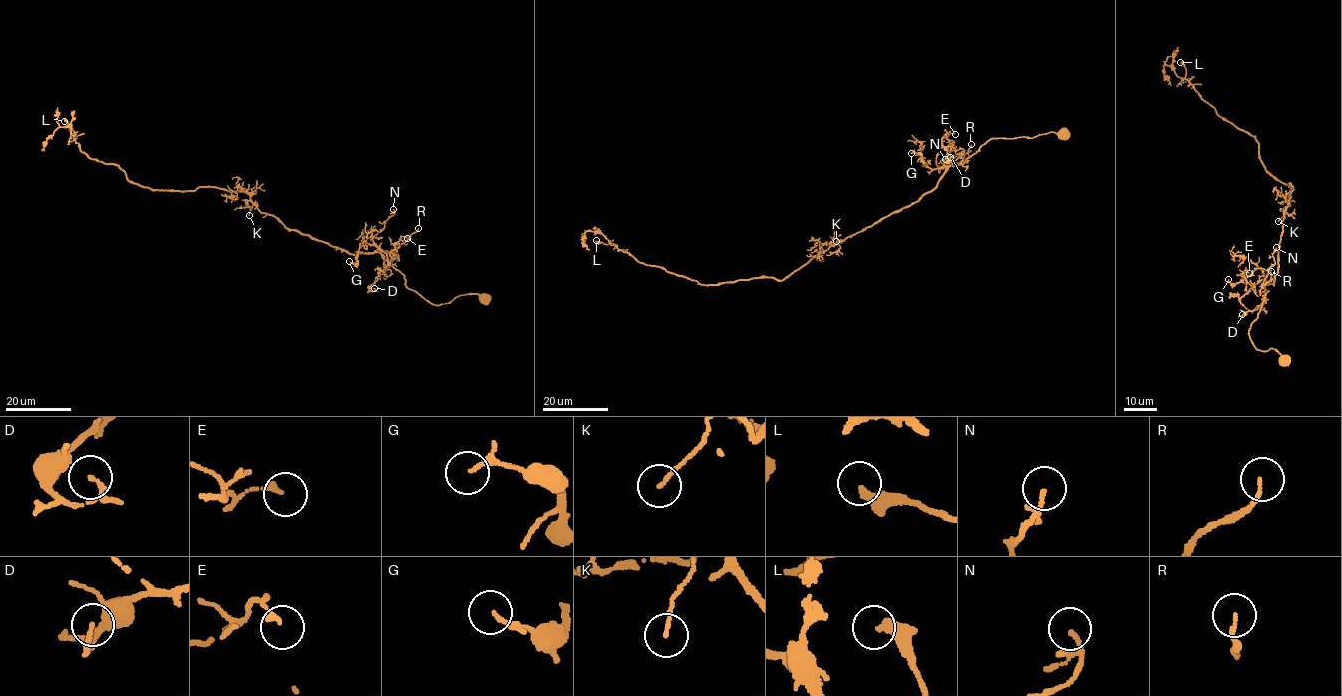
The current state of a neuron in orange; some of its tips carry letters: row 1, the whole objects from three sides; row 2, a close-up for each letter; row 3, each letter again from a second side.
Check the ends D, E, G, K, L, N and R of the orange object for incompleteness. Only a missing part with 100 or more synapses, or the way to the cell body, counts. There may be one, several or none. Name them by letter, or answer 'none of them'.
none of them

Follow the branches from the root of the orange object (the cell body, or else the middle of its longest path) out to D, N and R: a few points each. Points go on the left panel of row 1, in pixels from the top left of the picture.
D: (486, 297), (459, 295), (434, 305), (407, 286), (404, 274), (391, 265), (369, 289), (374, 288)
N: (486, 297), (459, 295), (434, 305), (407, 286), (404, 274), (386, 260), (373, 240), (393, 209)
R: (486, 297), (459, 295), (434, 305), (407, 286), (404, 274), (381, 253), (397, 249), (418, 228)

